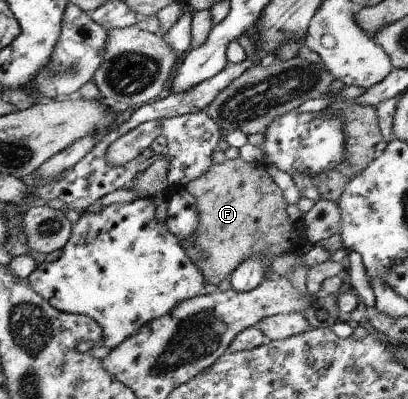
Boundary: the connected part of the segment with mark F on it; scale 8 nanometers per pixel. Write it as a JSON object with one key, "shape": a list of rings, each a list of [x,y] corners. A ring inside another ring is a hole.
{"shape":[[[239,157],[233,160],[226,159],[219,165],[211,165],[203,174],[190,180],[184,189],[196,200],[199,224],[196,235],[192,236],[189,242],[181,242],[180,245],[206,283],[217,286],[240,262],[252,254],[261,254],[264,257],[265,279],[271,279],[274,276],[269,272],[269,263],[273,258],[289,251],[296,252],[297,247],[305,250],[309,245],[303,235],[301,224],[290,221],[287,216],[285,211],[287,204],[282,192],[261,165],[245,163]]]}

